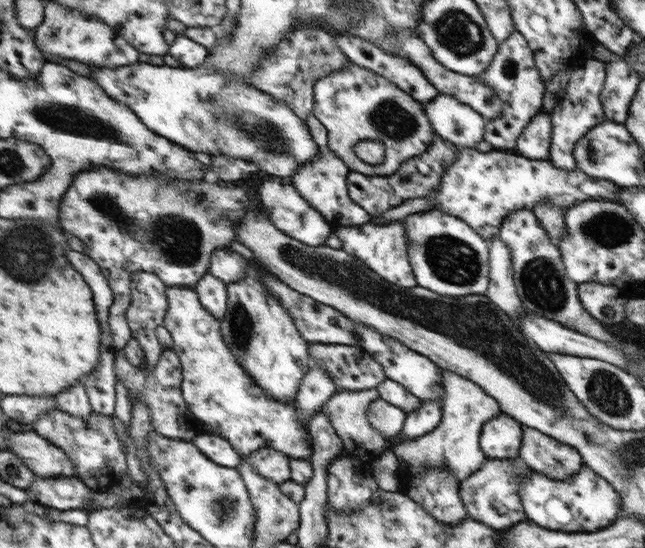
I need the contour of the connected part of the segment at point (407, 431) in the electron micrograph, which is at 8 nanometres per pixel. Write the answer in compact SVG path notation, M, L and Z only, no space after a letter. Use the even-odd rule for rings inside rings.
M441 400L422 401L422 406L418 407L415 412L406 414L406 421L400 431L400 440L402 442L414 441L432 432L441 422L441 408Z

